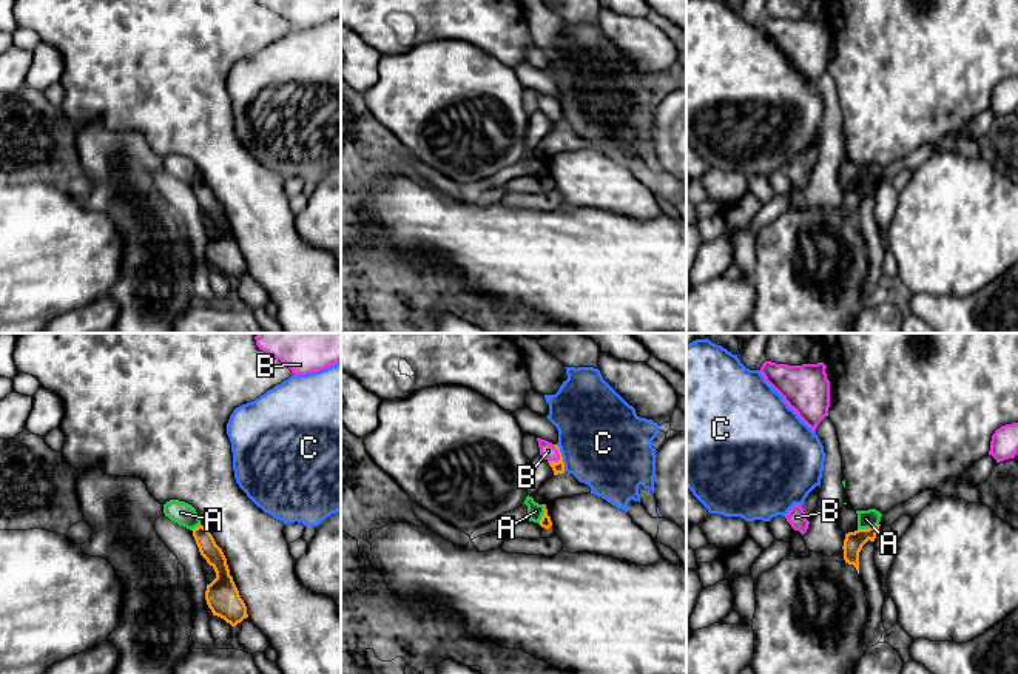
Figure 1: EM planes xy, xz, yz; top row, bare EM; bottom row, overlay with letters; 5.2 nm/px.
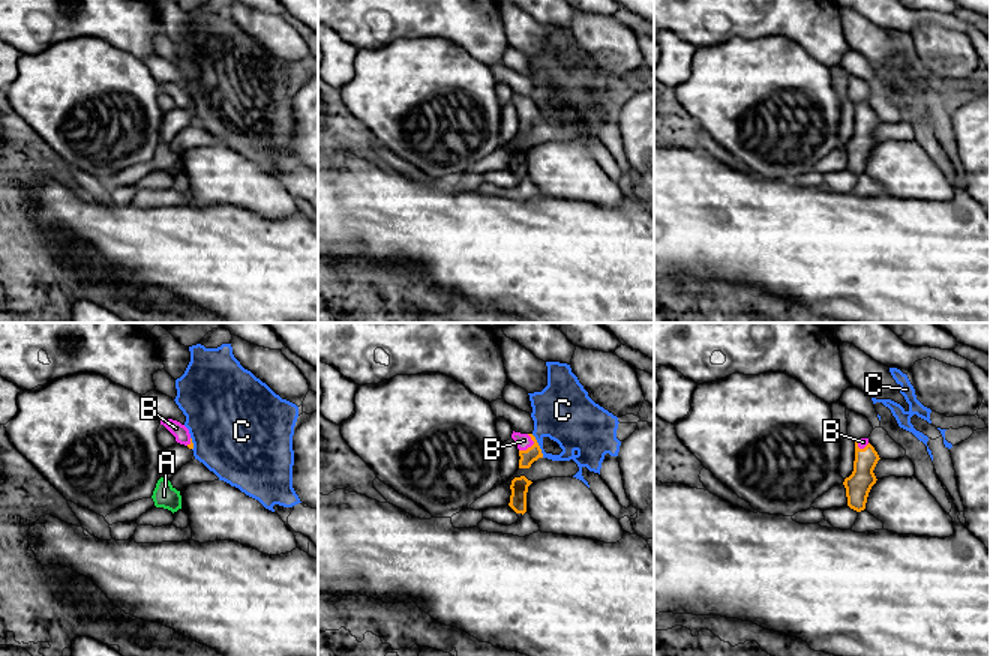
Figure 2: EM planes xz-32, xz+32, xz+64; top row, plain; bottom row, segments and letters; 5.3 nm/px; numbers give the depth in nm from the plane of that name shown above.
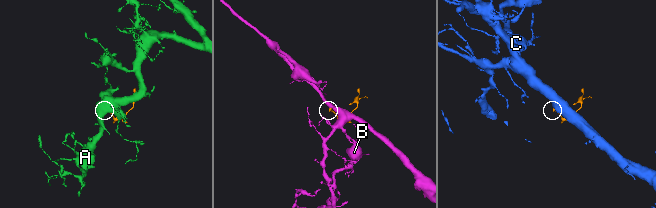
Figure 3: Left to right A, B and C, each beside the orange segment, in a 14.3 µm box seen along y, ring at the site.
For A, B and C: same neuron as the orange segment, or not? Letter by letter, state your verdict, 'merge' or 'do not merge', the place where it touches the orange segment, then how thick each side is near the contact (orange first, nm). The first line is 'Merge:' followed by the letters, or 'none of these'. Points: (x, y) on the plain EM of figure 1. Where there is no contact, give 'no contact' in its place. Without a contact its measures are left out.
Merge: B
A: do not merge; meets orange in yz at (869, 182); 100 nm thick on the orange side, 100 nm on the other
B: merge; meets orange in xz at (559, 107); 60 nm thick on the orange side, 90 nm on the other
C: do not merge; meets orange in xz at (562, 113); 60 nm thick on the orange side, 460 nm on the other

